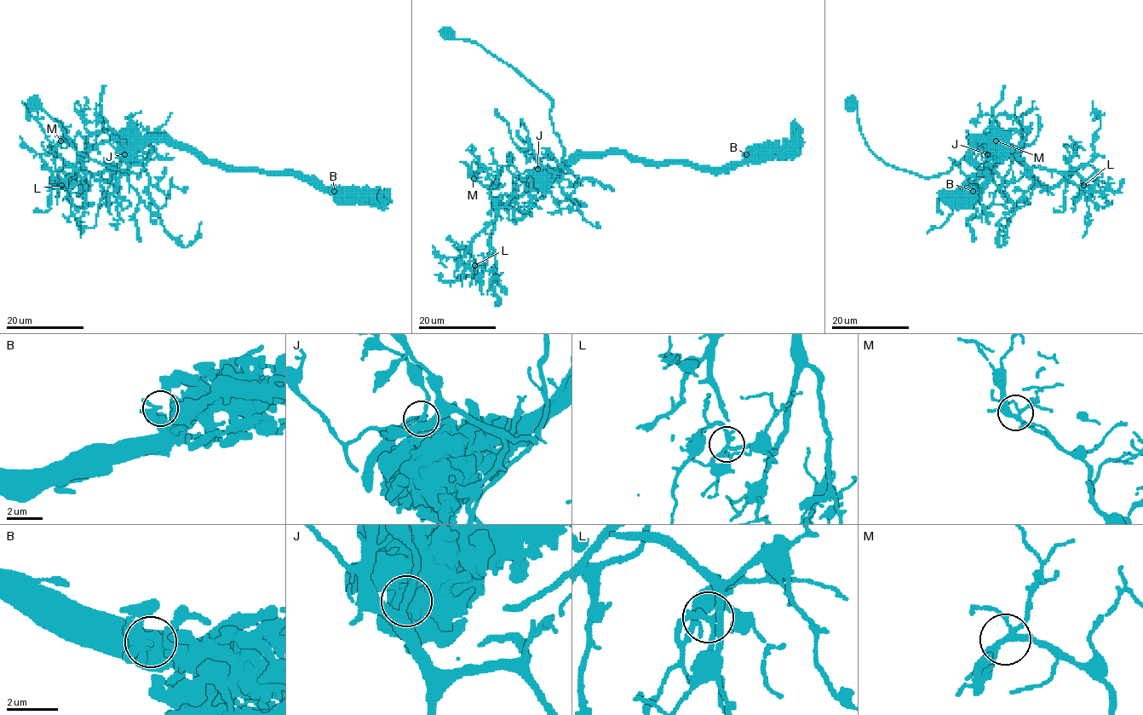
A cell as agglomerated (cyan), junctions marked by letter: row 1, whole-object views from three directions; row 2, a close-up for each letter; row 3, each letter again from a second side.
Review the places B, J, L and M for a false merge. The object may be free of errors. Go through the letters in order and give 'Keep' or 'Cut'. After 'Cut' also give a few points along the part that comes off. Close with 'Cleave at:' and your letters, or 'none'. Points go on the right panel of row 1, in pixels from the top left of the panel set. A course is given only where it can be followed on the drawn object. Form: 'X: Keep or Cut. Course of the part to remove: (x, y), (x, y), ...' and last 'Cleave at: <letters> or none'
B: Keep
J: Cut. Course of the part to remove: (987, 154), (985, 165), (1004, 158), (973, 147), (946, 173), (932, 177), (887, 165), (867, 146), (848, 100)
L: Keep
M: Keep
Cleave at: J

